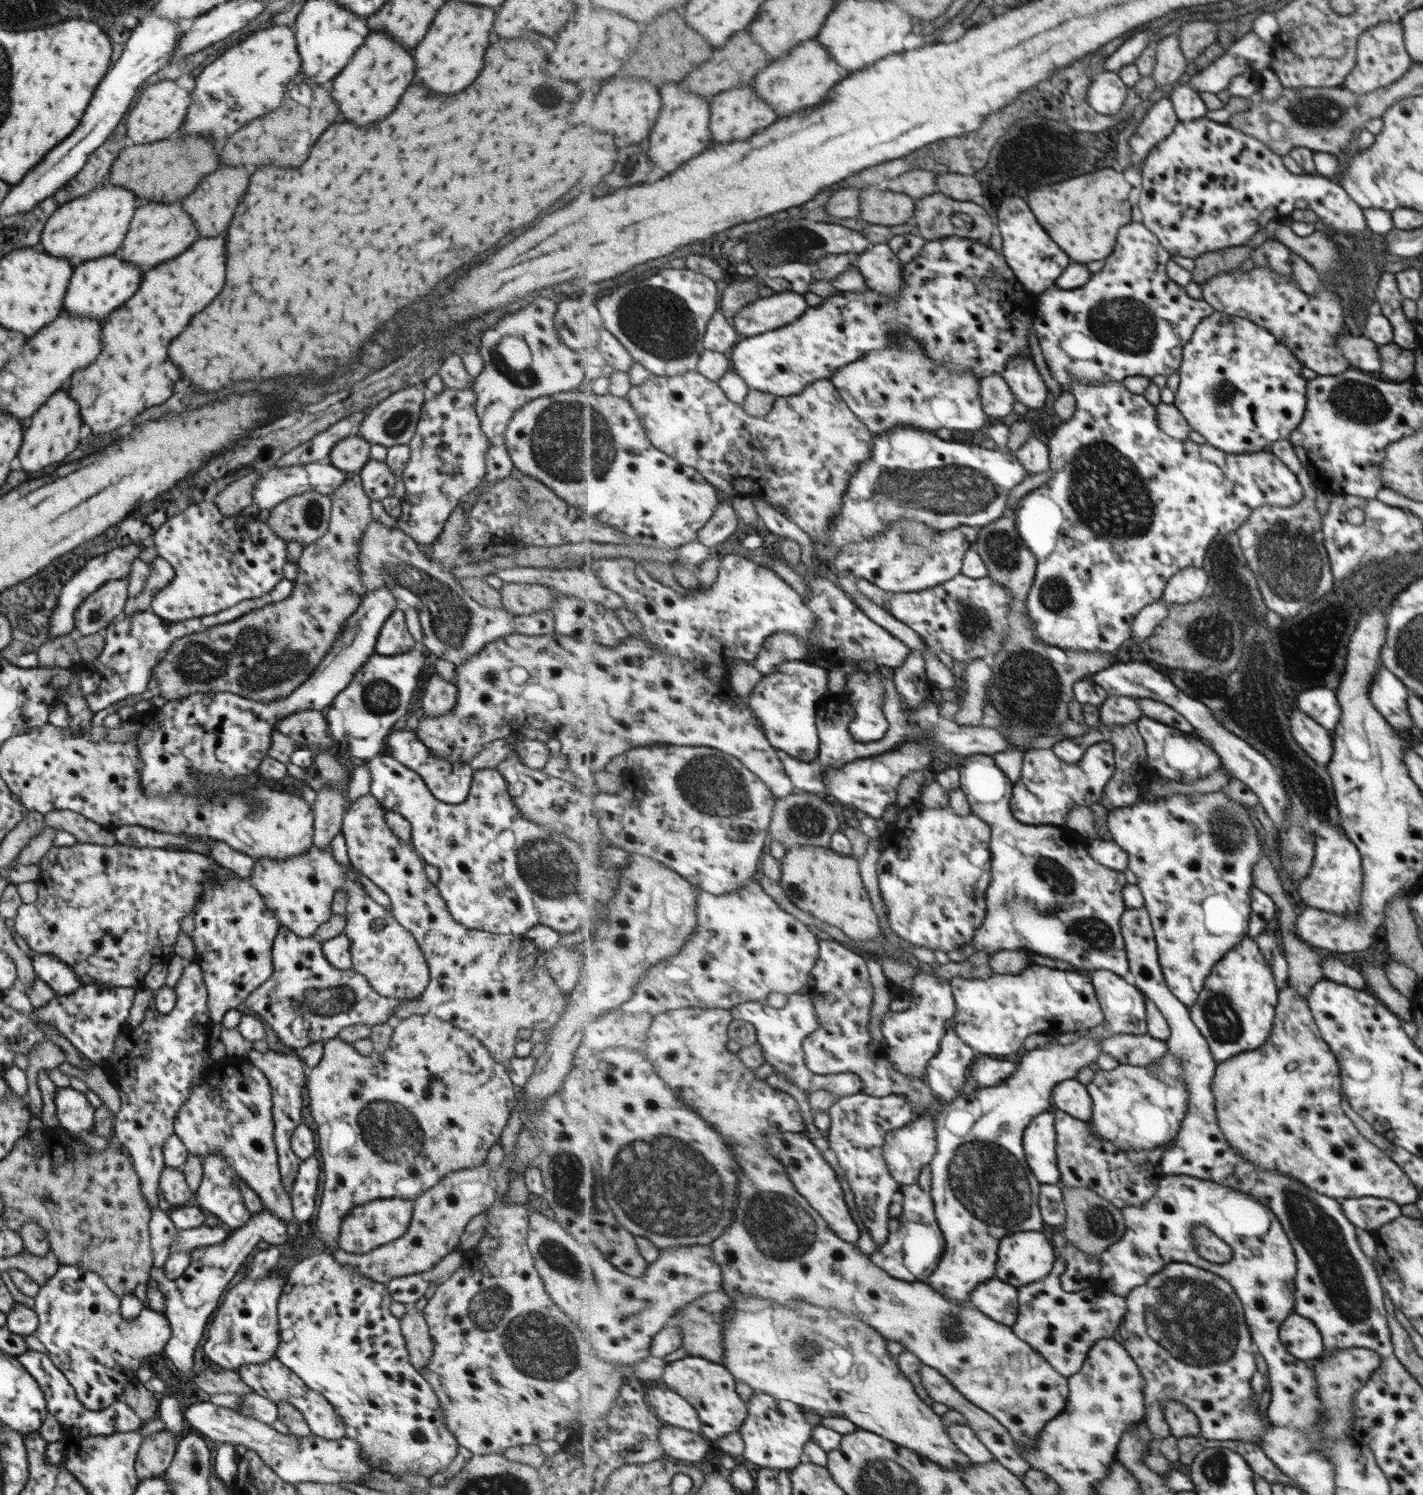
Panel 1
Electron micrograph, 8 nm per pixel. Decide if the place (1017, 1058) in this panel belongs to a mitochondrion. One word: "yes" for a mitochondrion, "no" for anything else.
no

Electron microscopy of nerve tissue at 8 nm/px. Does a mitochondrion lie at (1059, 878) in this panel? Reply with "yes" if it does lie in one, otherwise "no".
yes

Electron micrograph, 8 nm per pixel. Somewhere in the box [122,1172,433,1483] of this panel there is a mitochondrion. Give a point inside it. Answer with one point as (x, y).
(418, 1436)

